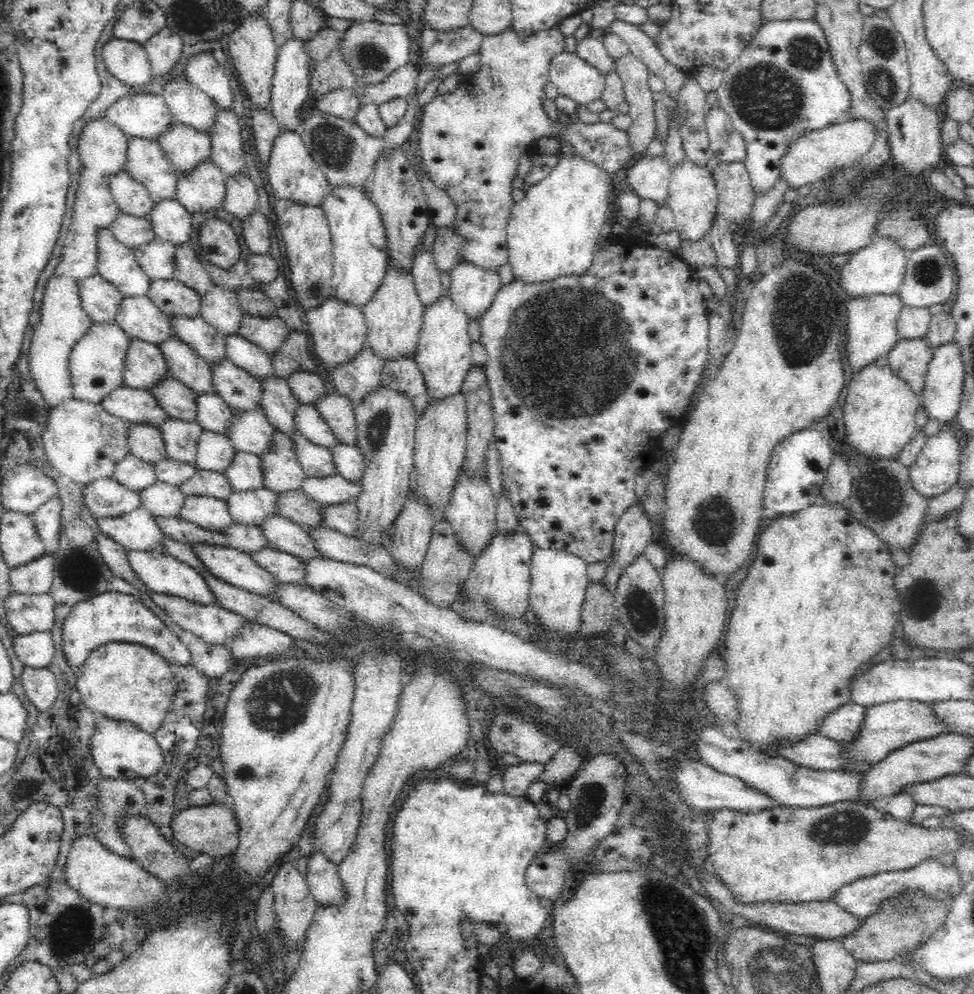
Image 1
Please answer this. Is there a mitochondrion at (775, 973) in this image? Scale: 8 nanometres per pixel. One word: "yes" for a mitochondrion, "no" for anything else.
yes

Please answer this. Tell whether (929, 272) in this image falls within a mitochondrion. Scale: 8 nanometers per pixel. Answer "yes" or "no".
yes

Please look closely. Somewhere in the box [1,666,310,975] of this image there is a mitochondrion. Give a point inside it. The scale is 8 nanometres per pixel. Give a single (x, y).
(74, 927)

